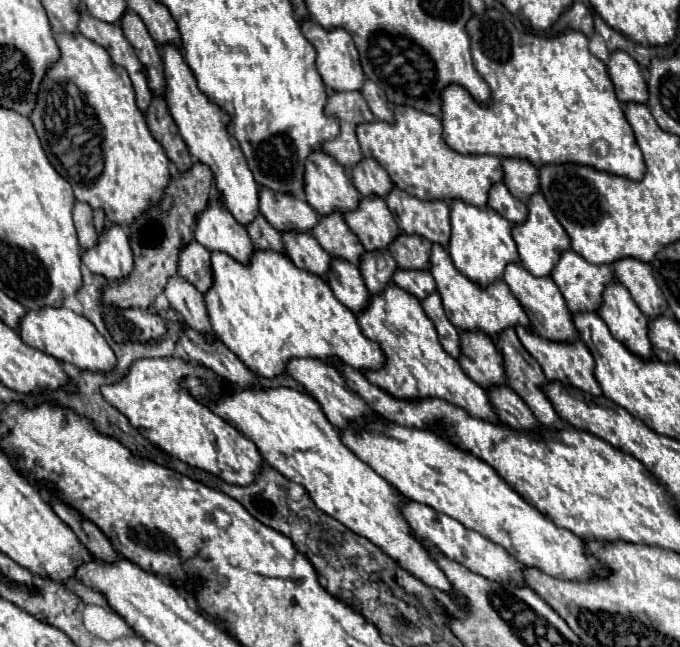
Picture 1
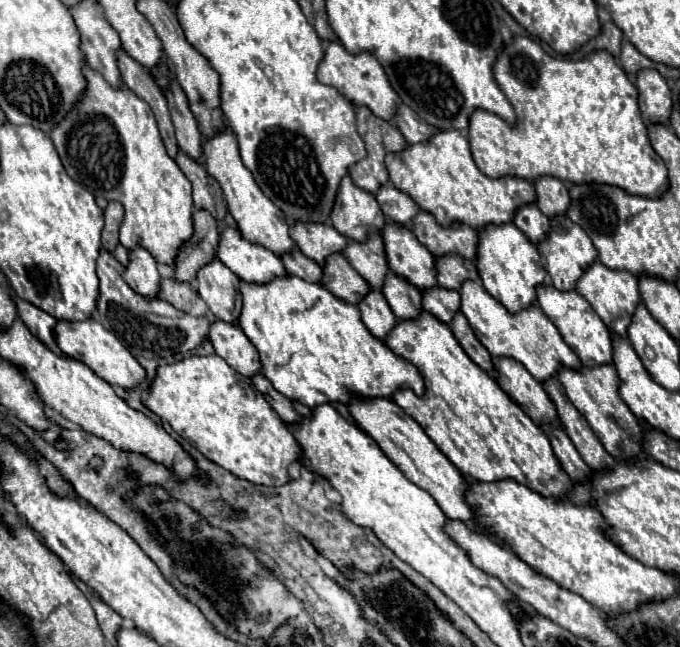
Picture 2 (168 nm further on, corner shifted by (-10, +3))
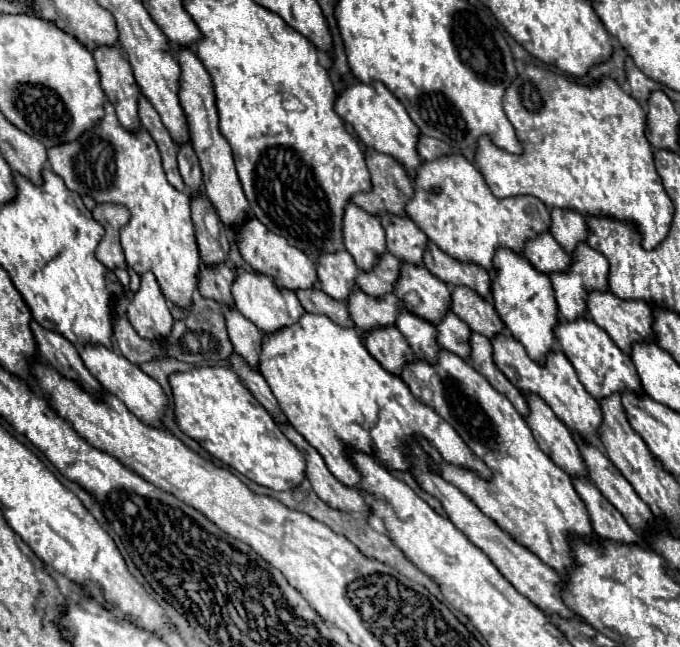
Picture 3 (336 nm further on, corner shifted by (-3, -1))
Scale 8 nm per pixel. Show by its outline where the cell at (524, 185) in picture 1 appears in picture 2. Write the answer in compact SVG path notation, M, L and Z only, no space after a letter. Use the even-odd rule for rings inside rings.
M540 176L534 182L536 190L536 206L542 214L554 216L554 214L566 214L566 208L570 204L568 188L562 180L552 176Z

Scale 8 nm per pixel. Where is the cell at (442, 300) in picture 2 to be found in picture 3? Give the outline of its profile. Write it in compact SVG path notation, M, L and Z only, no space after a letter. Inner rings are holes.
M449 312L443 318L443 324L437 326L437 340L439 346L457 354L463 360L469 360L471 354L471 346L469 346L469 338L471 338L471 330L467 328L467 324L463 324L453 312Z

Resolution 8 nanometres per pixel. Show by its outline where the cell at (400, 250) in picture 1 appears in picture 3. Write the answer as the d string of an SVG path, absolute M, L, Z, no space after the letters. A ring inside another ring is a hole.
M455 286L451 296L451 312L467 322L471 332L483 334L489 340L505 332L505 324L499 318L495 306L489 300L477 296L471 288Z

